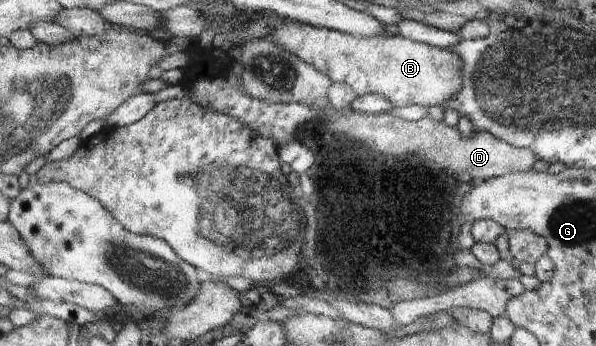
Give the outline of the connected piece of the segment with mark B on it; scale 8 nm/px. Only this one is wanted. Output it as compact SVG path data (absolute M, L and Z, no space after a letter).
M284 17L282 27L278 27L268 39L314 65L334 82L352 85L357 96L382 95L394 107L442 105L444 99L448 101L448 97L460 91L462 83L462 61L456 53L410 41L400 35L356 37Z

